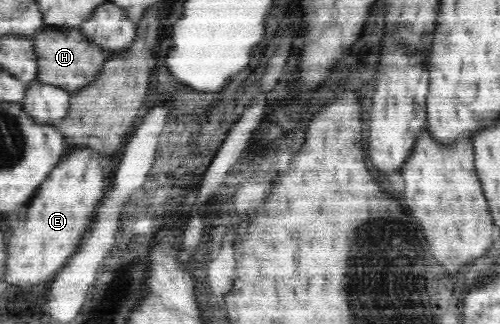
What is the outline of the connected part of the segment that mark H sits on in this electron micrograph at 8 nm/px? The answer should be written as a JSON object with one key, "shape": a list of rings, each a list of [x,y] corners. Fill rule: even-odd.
{"shape":[[[77,27],[54,28],[54,30],[50,28],[46,32],[44,30],[46,28],[32,36],[37,56],[37,79],[42,84],[52,84],[64,90],[80,90],[97,79],[96,76],[100,74],[108,57],[102,47],[91,44]],[[58,30],[64,30],[64,32],[58,32]]]}

